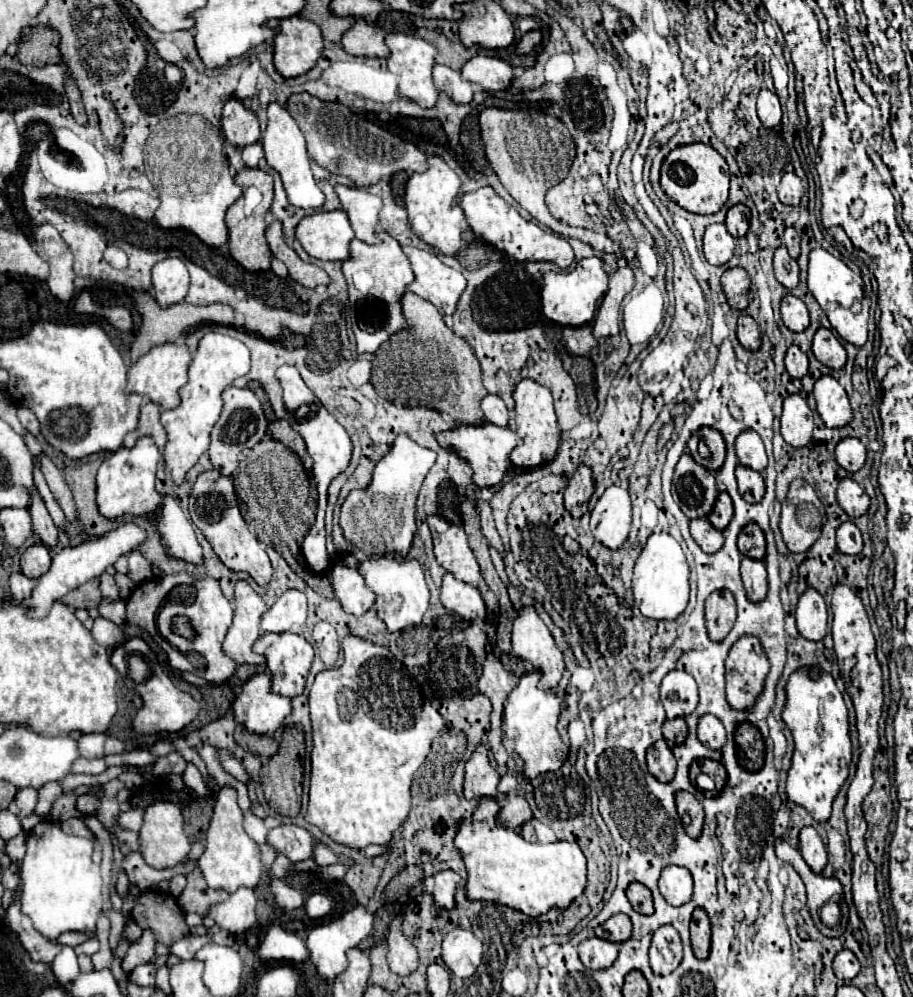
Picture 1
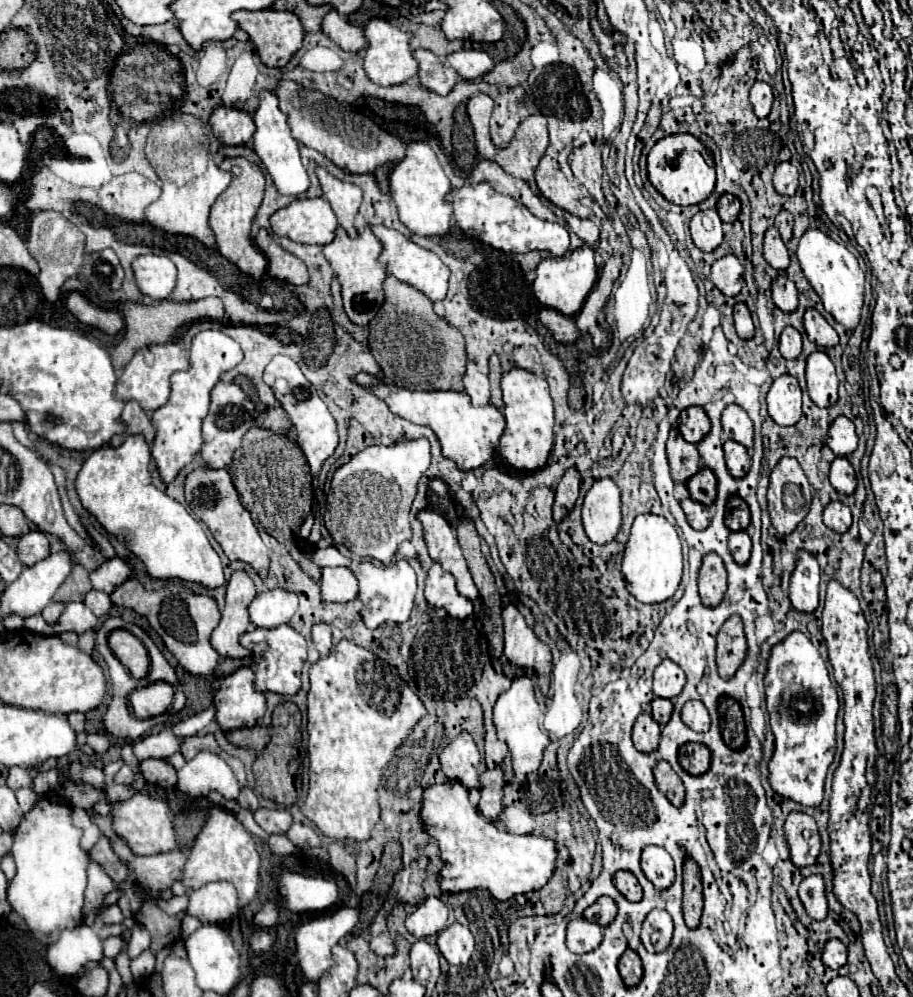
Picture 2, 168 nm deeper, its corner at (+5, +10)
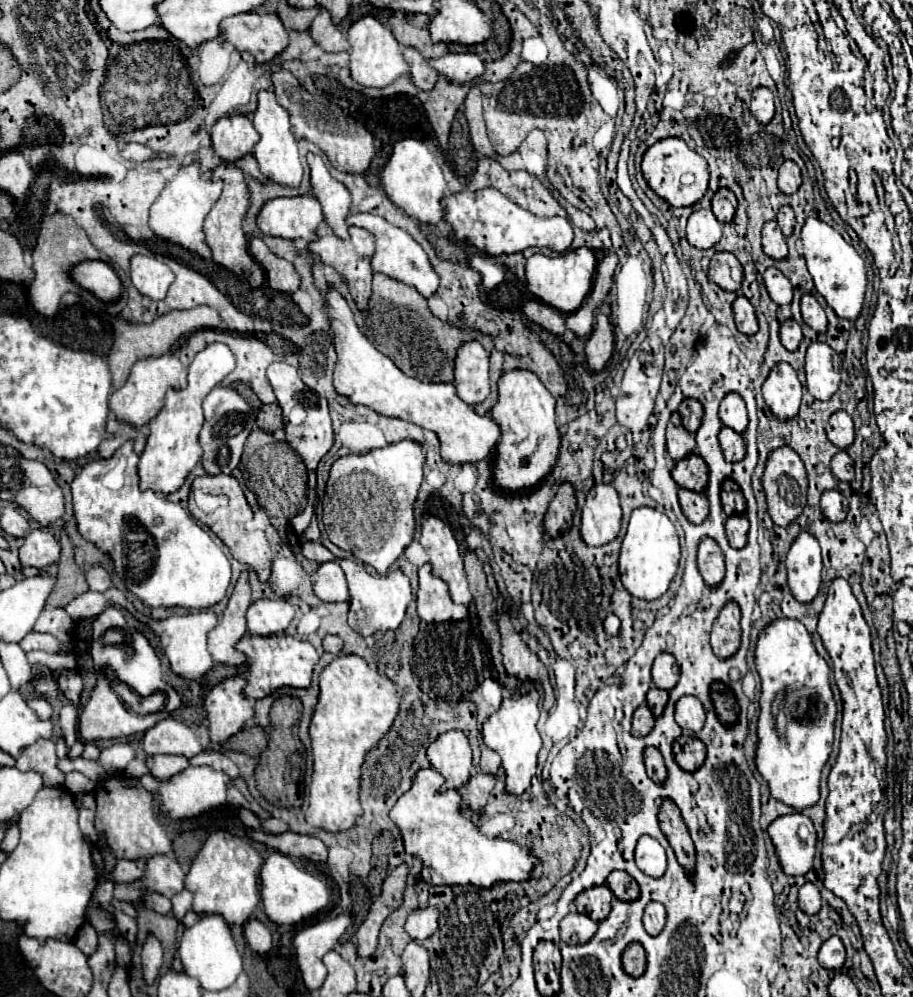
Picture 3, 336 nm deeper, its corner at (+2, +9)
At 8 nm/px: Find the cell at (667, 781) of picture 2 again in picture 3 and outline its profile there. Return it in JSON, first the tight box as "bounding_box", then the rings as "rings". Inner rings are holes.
{"bounding_box":[645,747,667,783],"rings":[[[647,747],[645,749],[645,767],[647,767],[647,775],[655,781],[655,783],[665,783],[667,779],[667,771],[665,771],[665,763],[661,753],[655,747]]]}

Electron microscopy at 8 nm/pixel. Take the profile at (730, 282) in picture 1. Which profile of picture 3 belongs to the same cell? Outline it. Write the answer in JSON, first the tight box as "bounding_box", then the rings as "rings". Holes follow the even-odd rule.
{"bounding_box":[709,253,743,291],"rings":[[[715,253],[709,265],[709,279],[723,291],[739,291],[743,283],[743,265],[733,253]]]}

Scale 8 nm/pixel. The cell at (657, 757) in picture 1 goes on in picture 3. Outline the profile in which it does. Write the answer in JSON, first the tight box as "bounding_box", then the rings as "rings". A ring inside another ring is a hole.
{"bounding_box":[631,705,655,737],"rings":[[[641,705],[635,711],[635,715],[633,715],[633,729],[631,729],[631,733],[637,735],[637,737],[645,737],[645,735],[649,735],[649,731],[653,731],[653,727],[655,727],[653,713],[649,711],[647,705]]]}

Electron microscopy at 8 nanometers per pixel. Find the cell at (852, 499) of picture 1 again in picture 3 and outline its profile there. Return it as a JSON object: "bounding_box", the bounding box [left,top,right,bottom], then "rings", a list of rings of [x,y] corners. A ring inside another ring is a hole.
{"bounding_box":[831,451,855,483],"rings":[[[839,451],[839,453],[831,459],[831,471],[833,471],[835,479],[839,479],[839,481],[845,481],[845,483],[855,481],[853,459],[851,459],[845,451]]]}

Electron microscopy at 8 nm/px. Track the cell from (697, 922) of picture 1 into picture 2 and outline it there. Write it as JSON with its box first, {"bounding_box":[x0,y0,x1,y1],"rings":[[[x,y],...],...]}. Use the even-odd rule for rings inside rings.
{"bounding_box":[684,858,702,928],"rings":[[[692,858],[684,860],[684,920],[690,928],[698,926],[702,914],[702,882],[698,864]]]}

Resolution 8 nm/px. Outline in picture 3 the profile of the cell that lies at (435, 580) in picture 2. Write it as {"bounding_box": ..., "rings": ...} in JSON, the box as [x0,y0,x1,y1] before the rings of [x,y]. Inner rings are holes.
{"bounding_box":[417,563,467,623],"rings":[[[425,563],[419,569],[419,591],[417,591],[417,615],[427,623],[459,621],[467,617],[465,605],[455,605],[449,597],[449,585],[433,575],[433,567]]]}

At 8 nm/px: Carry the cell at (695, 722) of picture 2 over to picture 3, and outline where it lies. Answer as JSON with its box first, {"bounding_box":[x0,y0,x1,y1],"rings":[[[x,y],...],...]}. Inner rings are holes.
{"bounding_box":[675,697,705,733],"rings":[[[681,697],[675,705],[675,721],[681,729],[697,733],[705,725],[705,709],[697,697]]]}

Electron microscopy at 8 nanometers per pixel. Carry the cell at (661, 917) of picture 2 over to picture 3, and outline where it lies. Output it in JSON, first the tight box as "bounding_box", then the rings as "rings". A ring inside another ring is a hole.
{"bounding_box":[643,903,665,935],"rings":[[[649,903],[643,915],[643,925],[649,935],[659,935],[665,927],[665,907],[661,903]]]}

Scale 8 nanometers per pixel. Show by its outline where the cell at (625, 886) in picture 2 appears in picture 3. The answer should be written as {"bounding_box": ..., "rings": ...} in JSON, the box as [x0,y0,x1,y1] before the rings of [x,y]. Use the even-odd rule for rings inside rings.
{"bounding_box":[607,871,639,901],"rings":[[[613,871],[607,877],[607,887],[613,891],[613,895],[621,901],[635,901],[639,897],[637,881],[625,873],[625,871]]]}

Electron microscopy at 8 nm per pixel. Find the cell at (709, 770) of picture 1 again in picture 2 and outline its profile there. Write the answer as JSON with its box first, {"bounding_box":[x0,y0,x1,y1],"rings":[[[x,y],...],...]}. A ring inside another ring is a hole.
{"bounding_box":[680,744,710,774],"rings":[[[684,744],[680,750],[680,766],[688,774],[704,774],[710,768],[710,750],[704,744]]]}

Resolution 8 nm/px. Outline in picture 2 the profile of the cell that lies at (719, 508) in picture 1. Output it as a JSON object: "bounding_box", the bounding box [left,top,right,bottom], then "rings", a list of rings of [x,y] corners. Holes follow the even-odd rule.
{"bounding_box":[686,468,716,506],"rings":[[[700,468],[692,478],[688,478],[686,488],[692,500],[710,506],[716,498],[716,476],[710,468]]]}

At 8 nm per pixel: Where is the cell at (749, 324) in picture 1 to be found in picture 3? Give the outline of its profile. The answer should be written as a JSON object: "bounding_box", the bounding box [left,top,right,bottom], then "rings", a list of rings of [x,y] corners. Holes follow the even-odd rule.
{"bounding_box":[733,295,757,335],"rings":[[[739,295],[735,301],[733,301],[733,313],[735,313],[735,325],[739,329],[739,333],[745,333],[745,335],[755,335],[757,333],[757,317],[755,317],[755,309],[753,305],[749,303],[747,297]]]}

